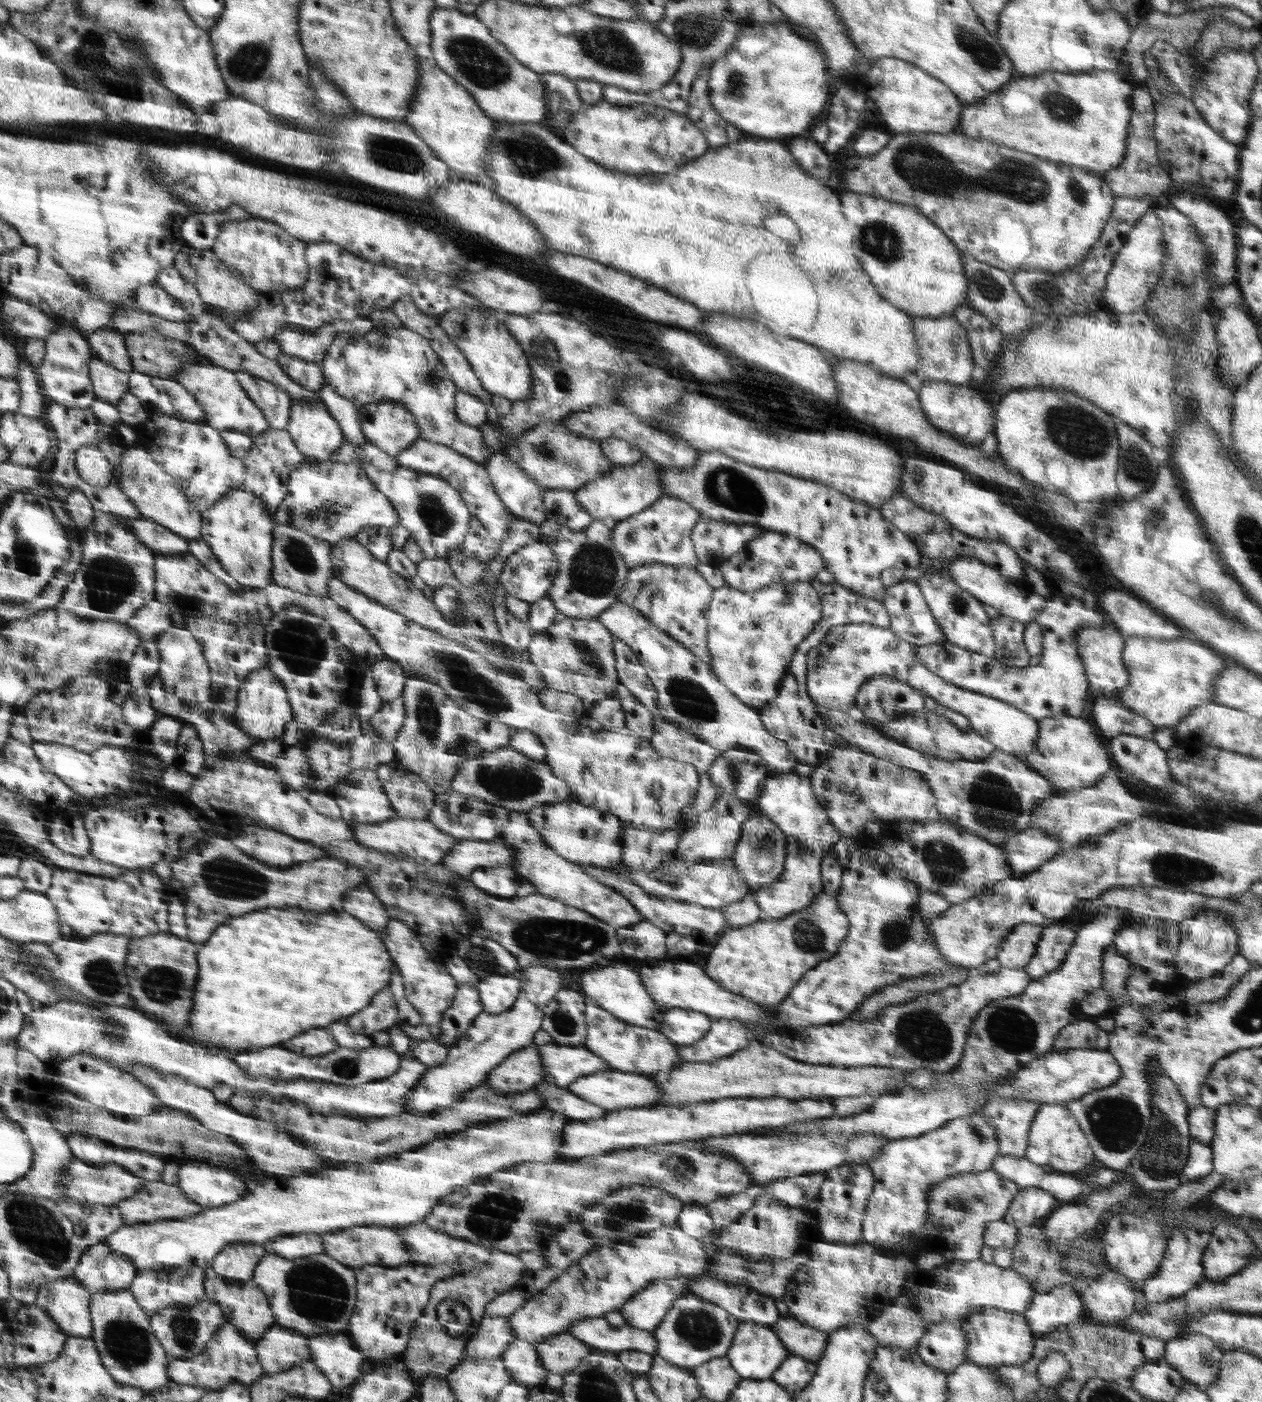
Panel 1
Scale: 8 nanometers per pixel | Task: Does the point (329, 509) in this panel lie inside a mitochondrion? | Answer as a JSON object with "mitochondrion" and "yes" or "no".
{"mitochondrion":"yes"}

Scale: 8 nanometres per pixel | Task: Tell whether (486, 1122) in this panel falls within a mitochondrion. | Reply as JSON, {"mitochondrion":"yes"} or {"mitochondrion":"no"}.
{"mitochondrion":"no"}

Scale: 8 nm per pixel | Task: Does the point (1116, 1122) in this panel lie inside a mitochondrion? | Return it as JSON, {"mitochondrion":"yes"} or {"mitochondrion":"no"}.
{"mitochondrion":"yes"}

